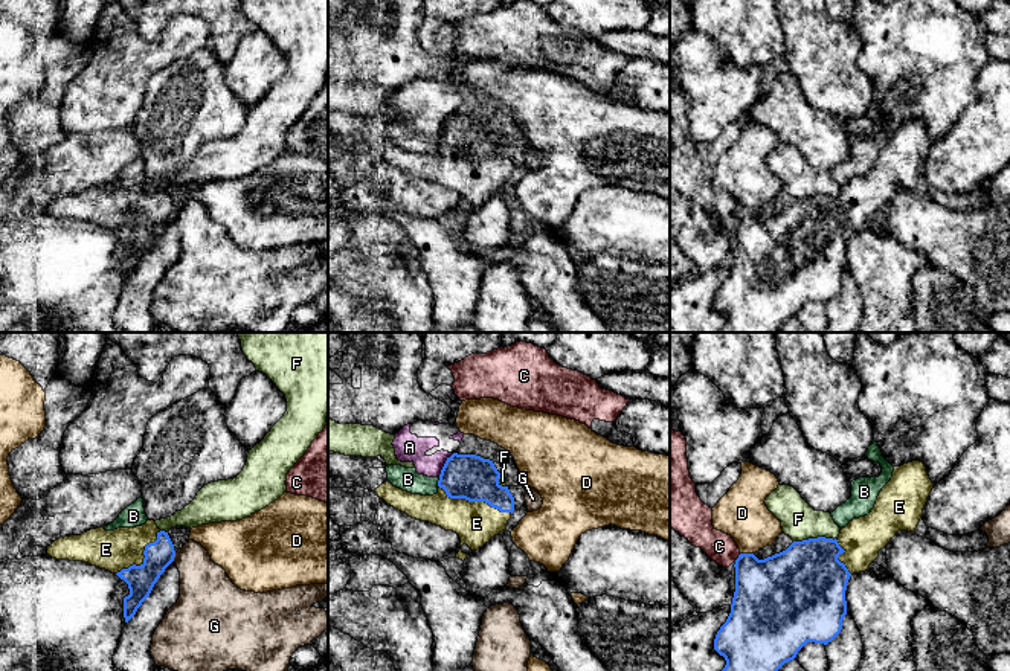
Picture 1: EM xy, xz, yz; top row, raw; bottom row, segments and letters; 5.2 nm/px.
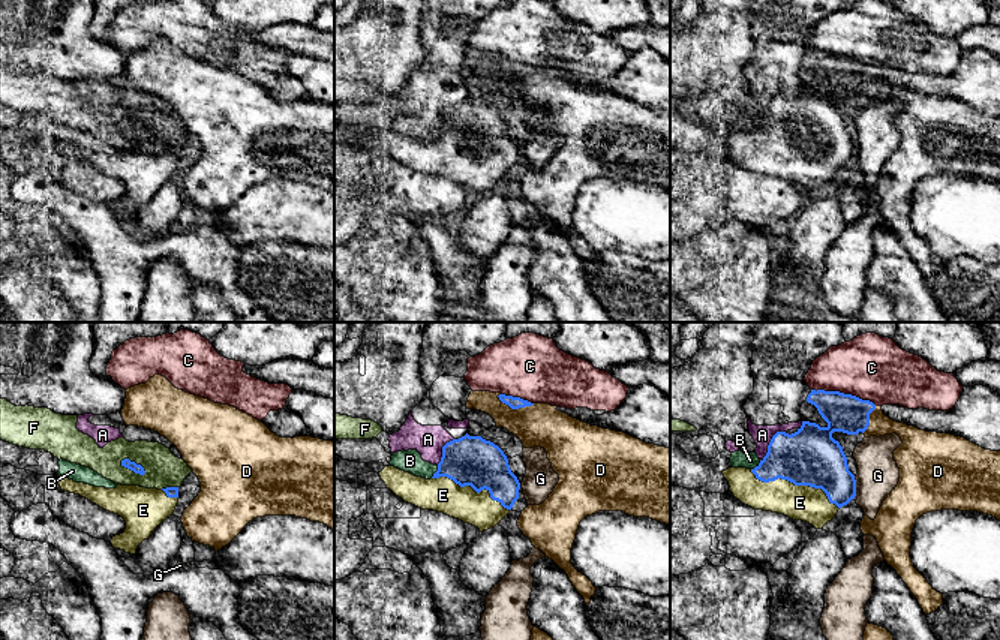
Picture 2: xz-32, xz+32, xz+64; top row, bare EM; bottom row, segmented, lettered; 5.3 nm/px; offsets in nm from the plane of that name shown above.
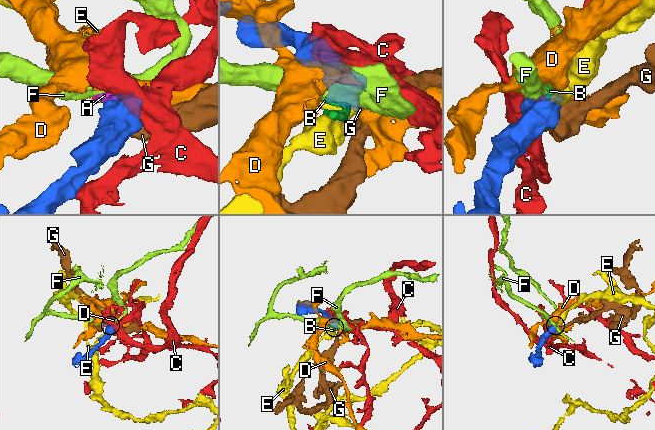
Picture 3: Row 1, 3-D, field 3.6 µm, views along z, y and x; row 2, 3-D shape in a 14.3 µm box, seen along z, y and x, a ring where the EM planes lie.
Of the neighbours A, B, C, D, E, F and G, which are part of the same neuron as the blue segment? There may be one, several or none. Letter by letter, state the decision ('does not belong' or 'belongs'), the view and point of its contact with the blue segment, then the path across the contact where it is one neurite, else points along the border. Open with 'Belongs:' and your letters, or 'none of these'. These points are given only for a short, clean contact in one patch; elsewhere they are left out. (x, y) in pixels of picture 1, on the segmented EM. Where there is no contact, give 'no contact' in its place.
Belongs: E
A: does not belong | xz (444, 465) | along xz (453, 453), (438, 476)
B: does not belong | xz (438, 482) | along xz (440, 478), (437, 485)
C: does not belong | yz (739, 557) | along yz (740, 554), (734, 560)
D: does not belong | yz (746, 554) | along yz (740, 552), (752, 554)
E: belongs | xz (475, 500)
F: does not belong | yz (813, 539) | along yz (835, 537), (812, 537), (794, 542)
G: does not belong | xy (174, 555)

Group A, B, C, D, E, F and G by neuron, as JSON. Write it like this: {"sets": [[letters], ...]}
{"sets": [["A", "B"], ["C"], ["D"], ["E"], ["F"], ["G"]]}

